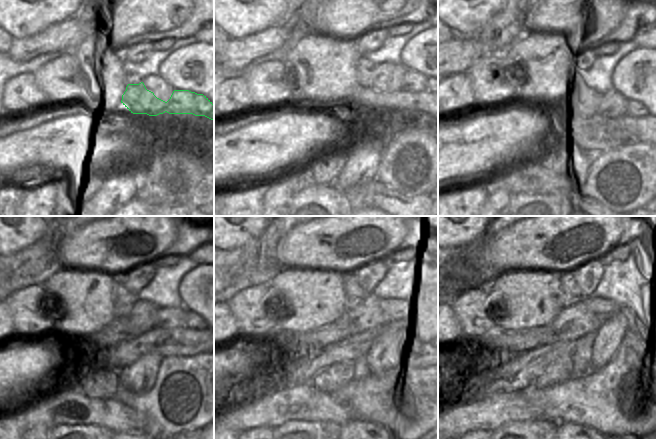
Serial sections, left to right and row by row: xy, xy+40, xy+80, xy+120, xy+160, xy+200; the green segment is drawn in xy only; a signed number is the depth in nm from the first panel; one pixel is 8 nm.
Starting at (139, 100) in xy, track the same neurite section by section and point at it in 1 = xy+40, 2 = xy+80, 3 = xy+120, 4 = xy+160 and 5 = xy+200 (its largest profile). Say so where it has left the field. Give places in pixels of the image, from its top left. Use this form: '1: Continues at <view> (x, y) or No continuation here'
1: Continues at xy+40 (364, 99)
2: Continues at xy+80 (581, 102)
3: Continues at xy+120 (121, 328)
4: Continues at xy+160 (282, 341)
5: Continues at xy+200 (511, 340)

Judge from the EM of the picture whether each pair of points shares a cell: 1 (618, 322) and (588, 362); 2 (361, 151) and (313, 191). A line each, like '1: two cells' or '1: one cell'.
1: one cell
2: one cell

